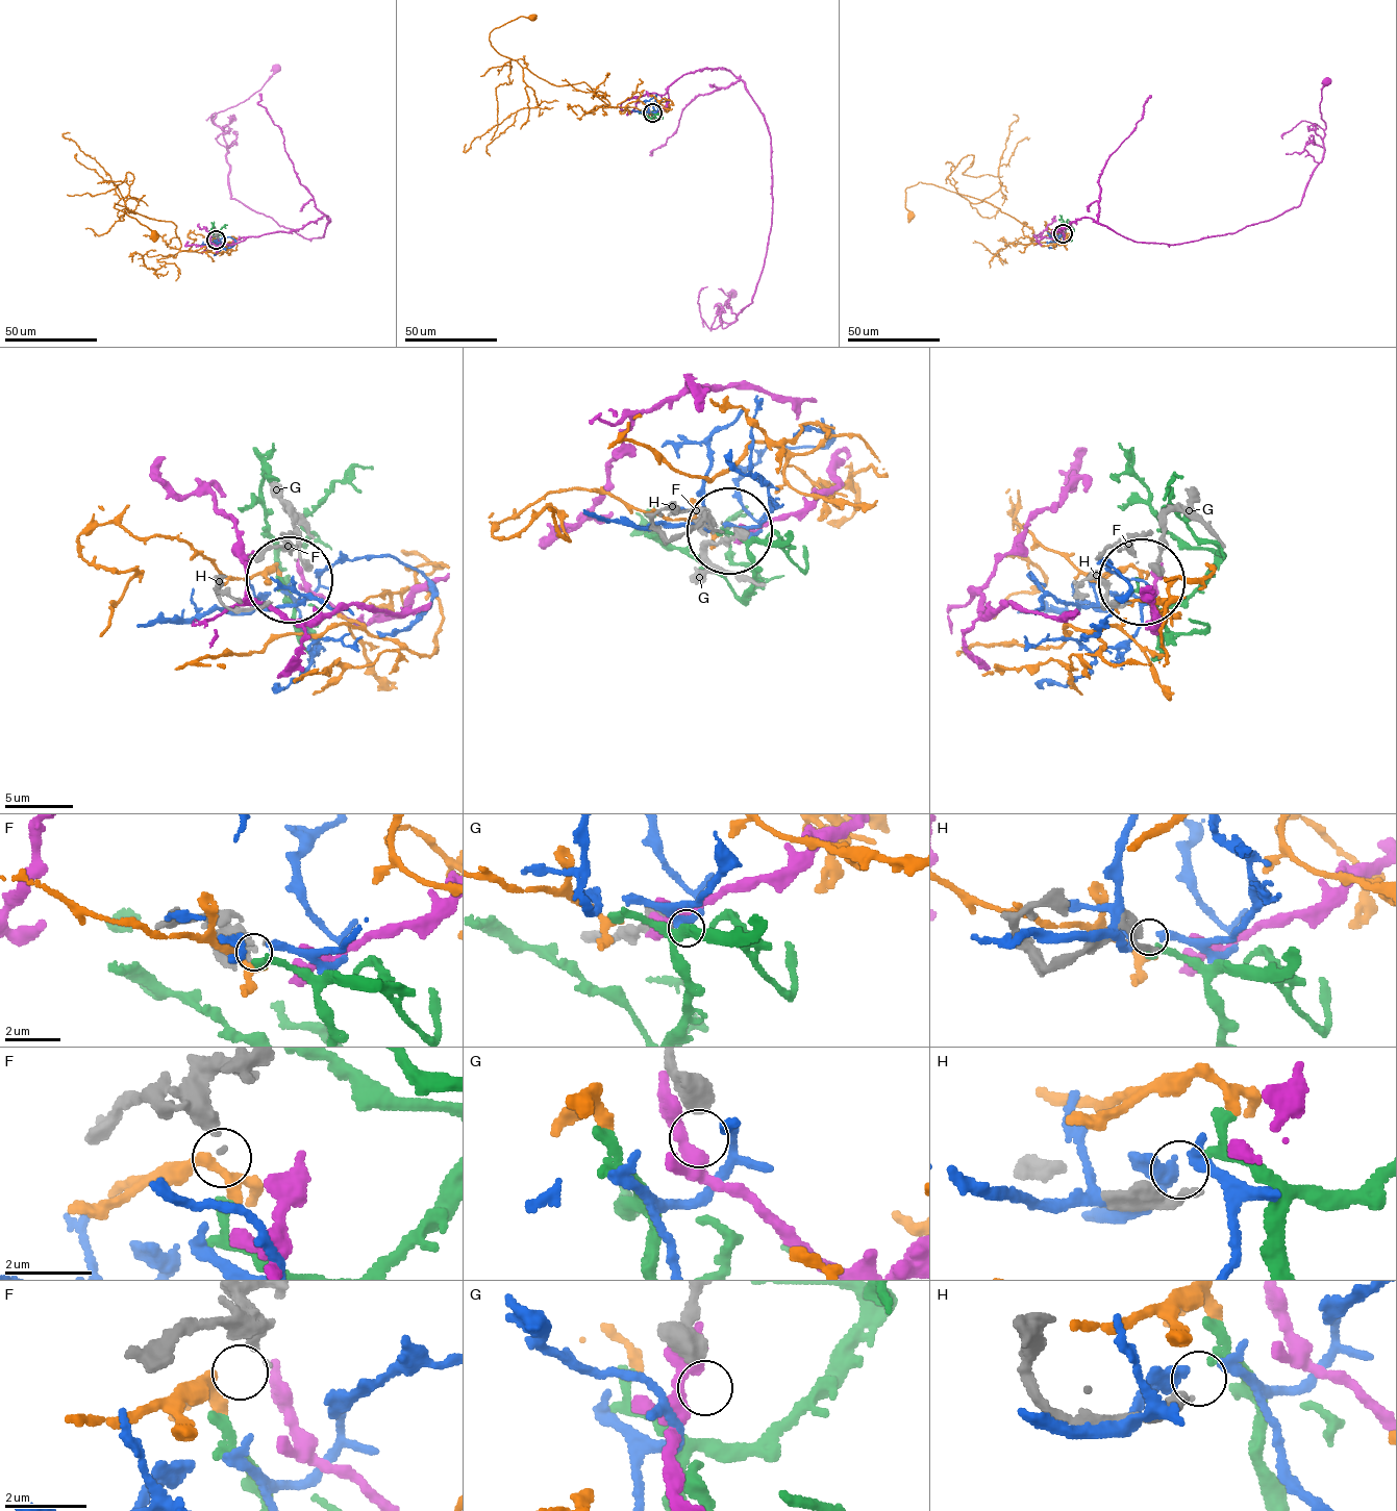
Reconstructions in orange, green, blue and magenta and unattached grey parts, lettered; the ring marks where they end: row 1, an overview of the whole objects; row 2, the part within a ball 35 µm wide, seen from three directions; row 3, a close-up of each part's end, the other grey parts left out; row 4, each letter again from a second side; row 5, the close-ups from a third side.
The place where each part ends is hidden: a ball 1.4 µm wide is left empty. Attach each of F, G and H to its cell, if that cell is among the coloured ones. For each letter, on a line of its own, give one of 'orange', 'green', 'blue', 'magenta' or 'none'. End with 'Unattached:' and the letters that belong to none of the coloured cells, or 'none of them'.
F: orange
G: magenta
H: green
Unattached: none of them

